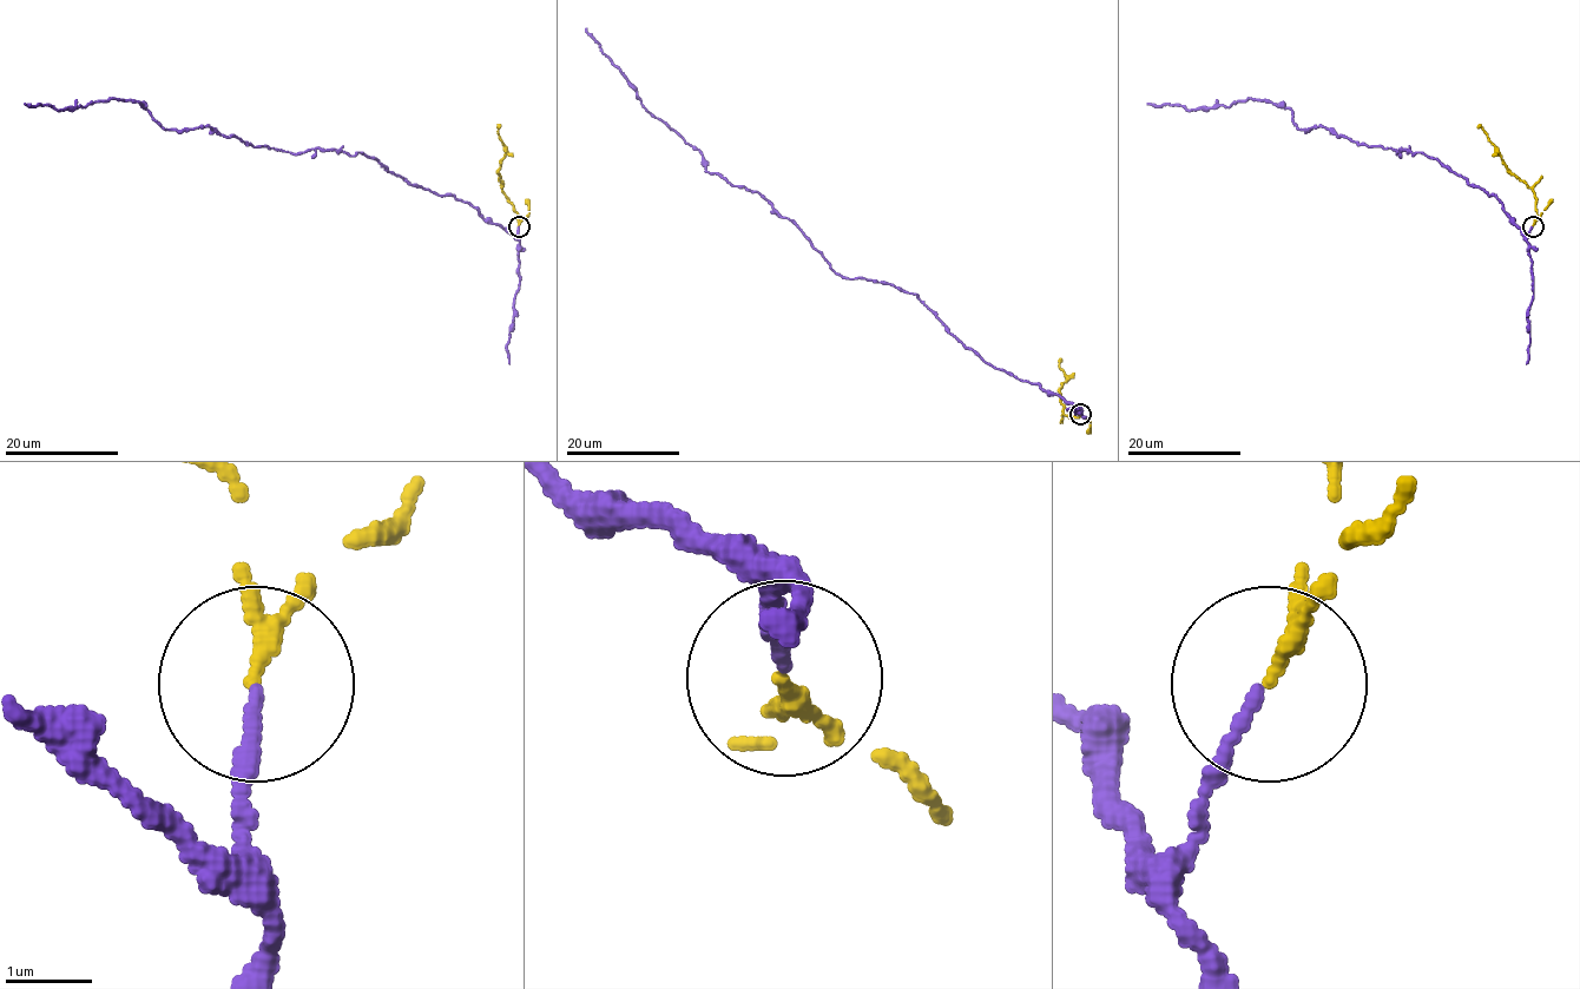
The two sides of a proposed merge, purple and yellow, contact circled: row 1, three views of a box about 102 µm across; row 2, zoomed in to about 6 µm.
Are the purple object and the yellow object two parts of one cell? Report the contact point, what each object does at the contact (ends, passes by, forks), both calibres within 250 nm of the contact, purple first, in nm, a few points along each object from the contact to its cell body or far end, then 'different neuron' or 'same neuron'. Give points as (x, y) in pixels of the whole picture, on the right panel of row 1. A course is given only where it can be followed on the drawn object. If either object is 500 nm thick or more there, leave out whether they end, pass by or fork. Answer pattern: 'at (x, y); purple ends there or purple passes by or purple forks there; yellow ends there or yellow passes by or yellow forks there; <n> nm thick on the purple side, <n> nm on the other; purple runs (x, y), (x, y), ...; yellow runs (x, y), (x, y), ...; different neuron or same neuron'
at (1533, 226); purple ends there; yellow passes by; 130 nm thick on the purple side, 150 nm on the other; purple runs (1532, 226), (1525, 236), (1494, 196), (1437, 160), (1299, 129), (1289, 107), (1249, 98), (1146, 104); yellow runs (1532, 226), (1536, 212), (1532, 190), (1508, 170), (1499, 149), (1486, 132), (1478, 127); same neuron

